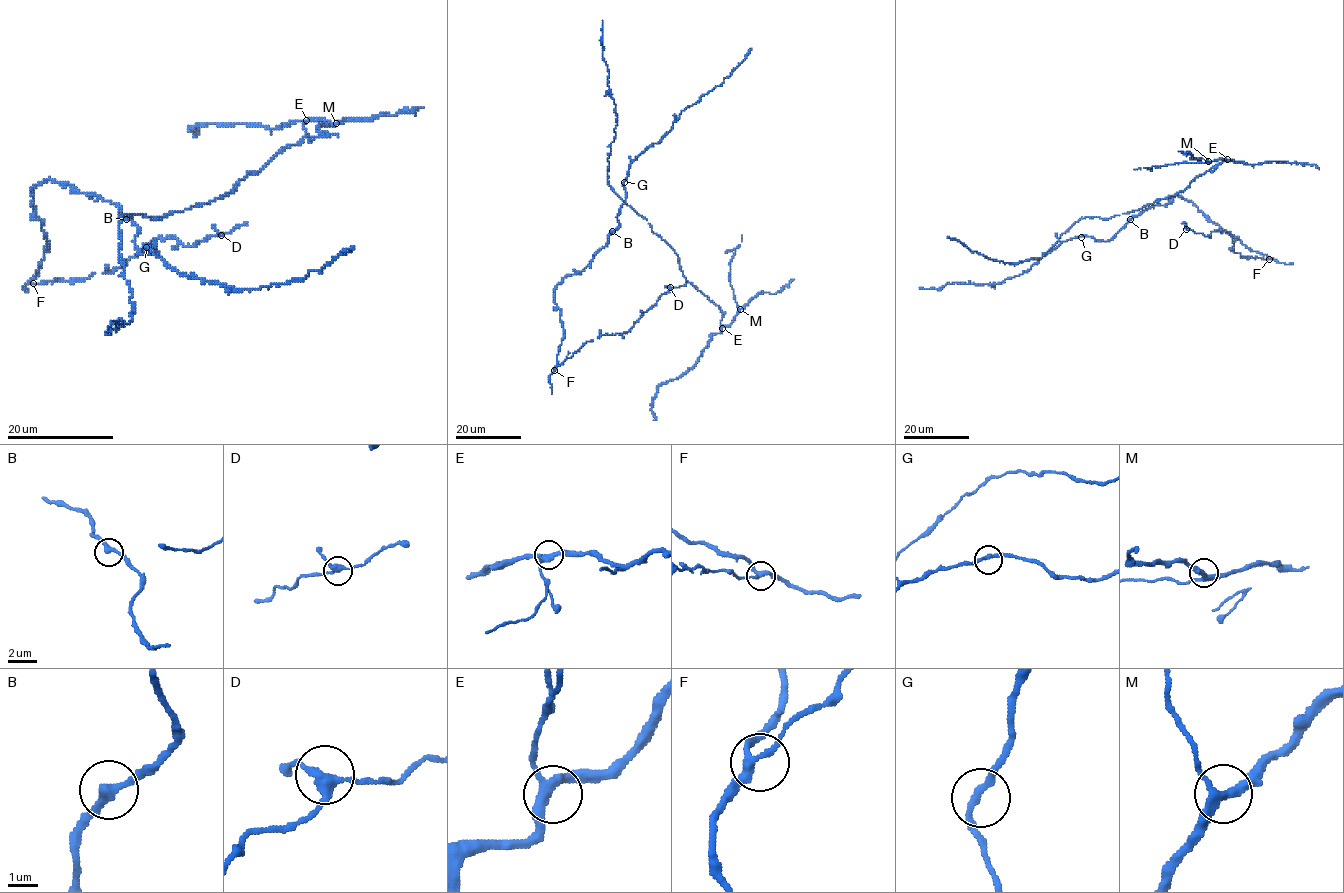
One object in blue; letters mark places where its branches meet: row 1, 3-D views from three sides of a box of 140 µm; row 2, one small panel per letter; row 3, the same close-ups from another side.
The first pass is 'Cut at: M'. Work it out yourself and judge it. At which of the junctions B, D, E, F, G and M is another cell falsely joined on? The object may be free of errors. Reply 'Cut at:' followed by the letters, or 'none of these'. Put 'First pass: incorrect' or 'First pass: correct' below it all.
Cut at: none of these
First pass: incorrect

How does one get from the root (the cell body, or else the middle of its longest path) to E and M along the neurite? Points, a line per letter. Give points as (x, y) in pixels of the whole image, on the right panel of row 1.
E: (1080, 219), (1110, 219), (1183, 192), (1199, 175), (1227, 159)
M: (1080, 219), (1110, 219), (1183, 192), (1196, 178), (1225, 160), (1208, 161)

